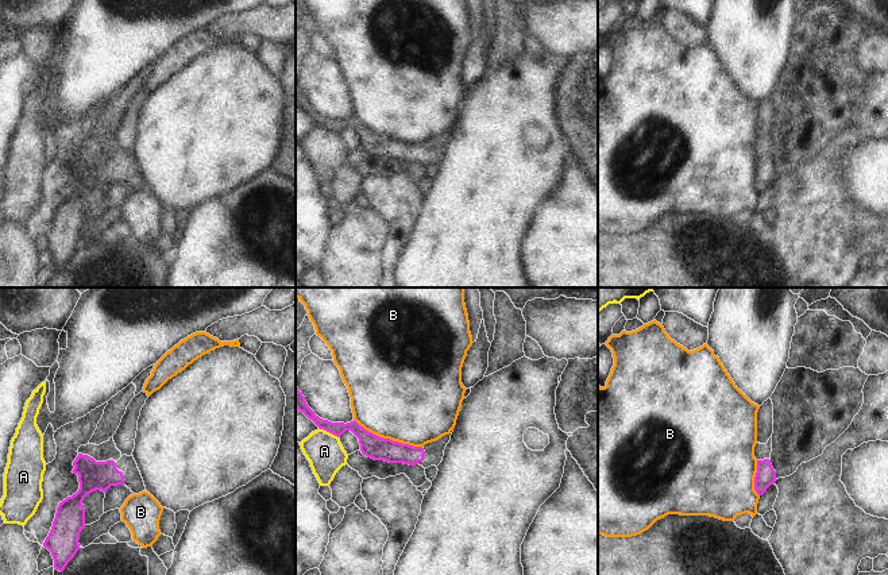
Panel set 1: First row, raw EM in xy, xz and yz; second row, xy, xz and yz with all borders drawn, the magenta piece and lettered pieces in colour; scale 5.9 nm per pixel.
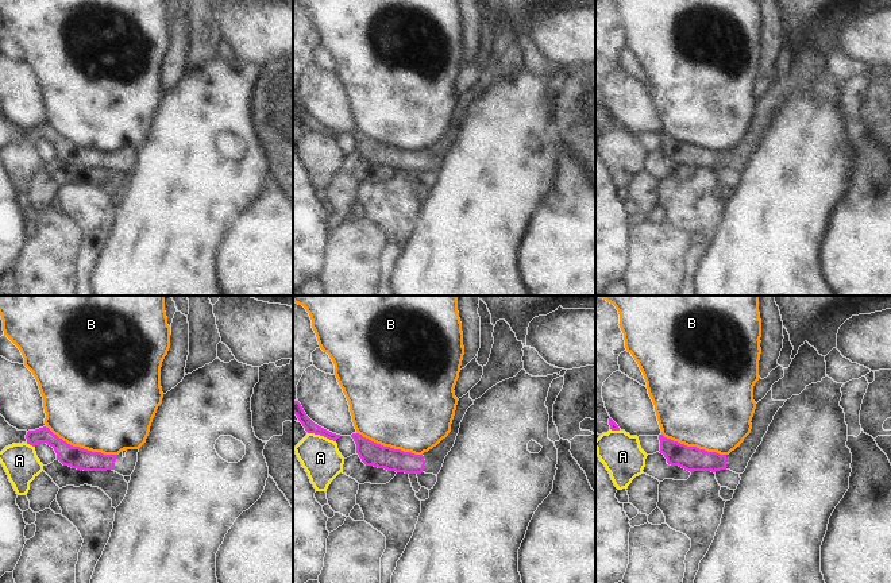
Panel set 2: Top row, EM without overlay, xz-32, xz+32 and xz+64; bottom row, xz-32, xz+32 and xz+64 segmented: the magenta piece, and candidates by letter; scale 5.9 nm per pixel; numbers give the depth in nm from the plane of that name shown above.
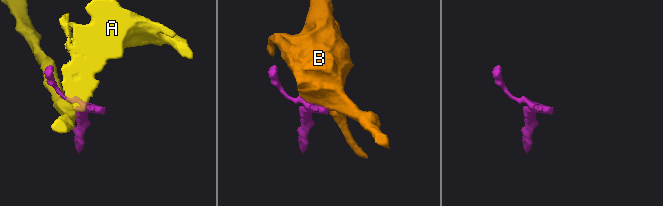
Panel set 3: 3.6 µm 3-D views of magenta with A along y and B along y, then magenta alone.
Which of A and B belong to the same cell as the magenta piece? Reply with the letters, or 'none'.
none

